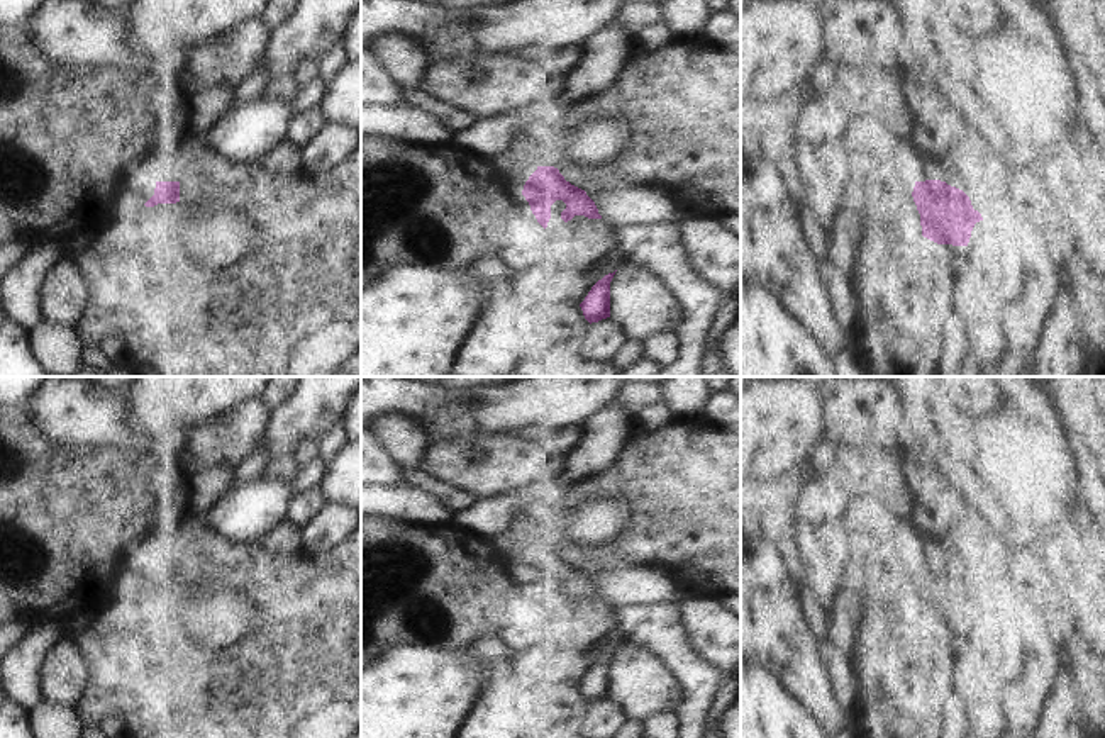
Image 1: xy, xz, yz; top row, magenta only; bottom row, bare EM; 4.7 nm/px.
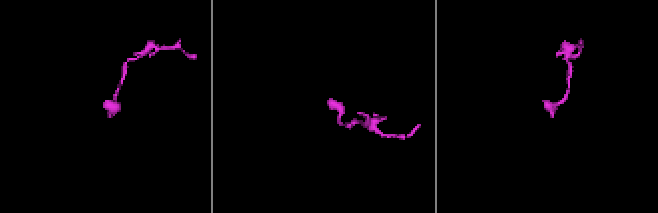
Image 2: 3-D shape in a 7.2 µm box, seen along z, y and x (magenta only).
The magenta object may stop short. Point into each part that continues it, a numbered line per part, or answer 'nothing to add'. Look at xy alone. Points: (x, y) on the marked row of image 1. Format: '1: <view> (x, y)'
1: xy (138, 184)

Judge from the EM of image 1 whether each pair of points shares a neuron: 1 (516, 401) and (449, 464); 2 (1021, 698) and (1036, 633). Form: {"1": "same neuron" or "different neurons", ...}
{"1": "different neurons", "2": "same neuron"}

